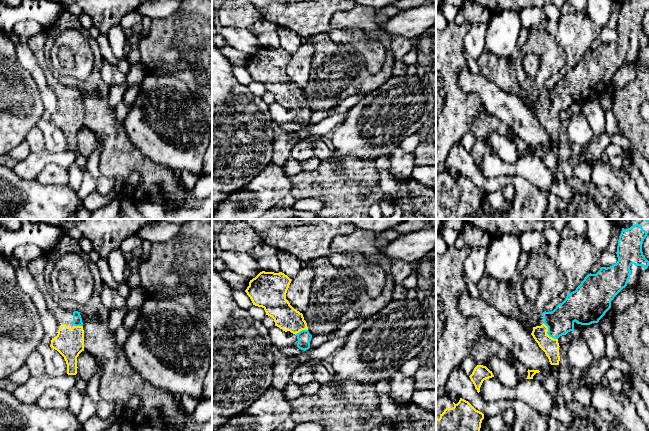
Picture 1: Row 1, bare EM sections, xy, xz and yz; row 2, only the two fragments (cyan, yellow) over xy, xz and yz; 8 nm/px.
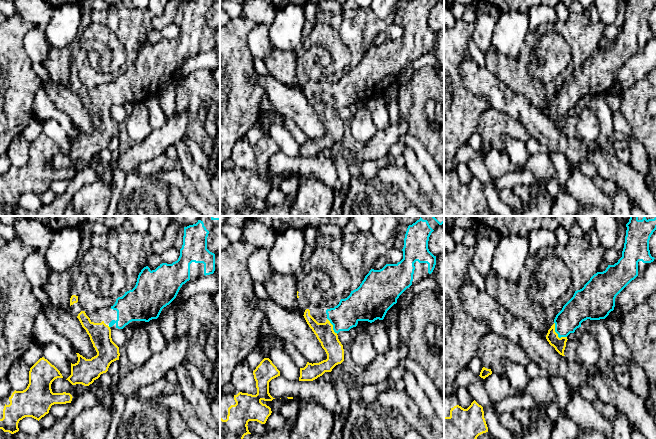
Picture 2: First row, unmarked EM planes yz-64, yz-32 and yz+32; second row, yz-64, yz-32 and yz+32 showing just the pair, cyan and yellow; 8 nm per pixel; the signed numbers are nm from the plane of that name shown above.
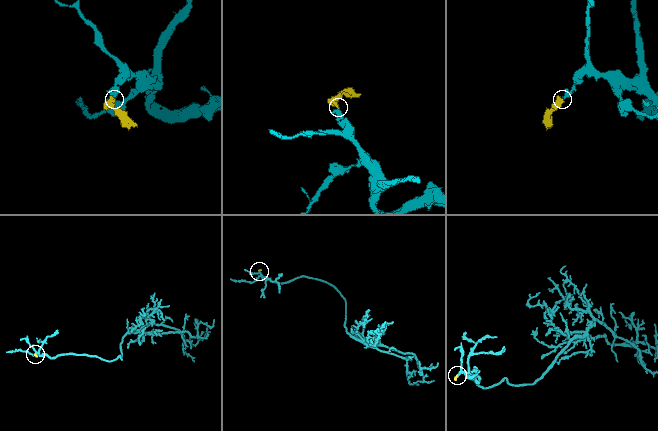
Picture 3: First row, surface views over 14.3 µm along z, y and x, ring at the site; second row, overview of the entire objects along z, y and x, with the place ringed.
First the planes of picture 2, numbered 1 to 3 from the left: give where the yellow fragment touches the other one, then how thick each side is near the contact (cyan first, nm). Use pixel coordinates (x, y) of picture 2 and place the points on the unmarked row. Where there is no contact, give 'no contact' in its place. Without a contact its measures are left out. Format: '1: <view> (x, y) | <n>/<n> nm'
1: no contact
2: yz-32 (333, 102) | 220/150 nm
3: yz+32 (556, 108) | 200/100 nm

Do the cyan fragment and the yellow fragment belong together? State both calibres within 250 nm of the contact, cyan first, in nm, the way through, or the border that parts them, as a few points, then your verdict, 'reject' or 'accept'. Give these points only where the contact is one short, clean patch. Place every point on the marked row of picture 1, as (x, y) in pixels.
calibres 220 and 140 nm; way yz (560, 321), (547, 333), (549, 345); accept

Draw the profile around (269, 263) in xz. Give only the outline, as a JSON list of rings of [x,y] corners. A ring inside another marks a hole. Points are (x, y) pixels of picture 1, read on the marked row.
[[[277,255],[263,257],[257,260],[257,262],[260,265],[262,271],[274,273],[281,272]]]

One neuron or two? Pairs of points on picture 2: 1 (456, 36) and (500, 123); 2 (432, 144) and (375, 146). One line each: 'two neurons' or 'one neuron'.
1: two neurons
2: two neurons

